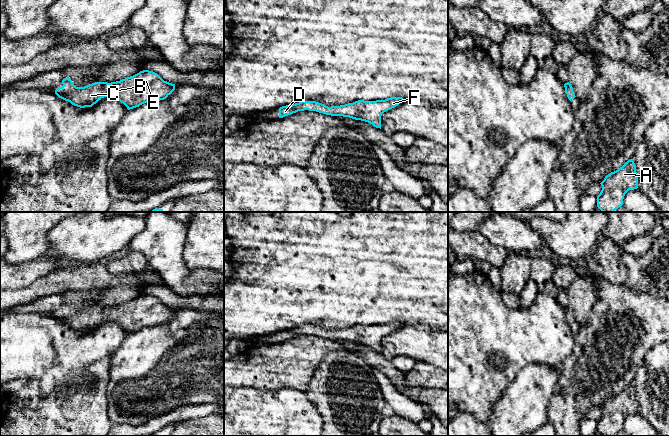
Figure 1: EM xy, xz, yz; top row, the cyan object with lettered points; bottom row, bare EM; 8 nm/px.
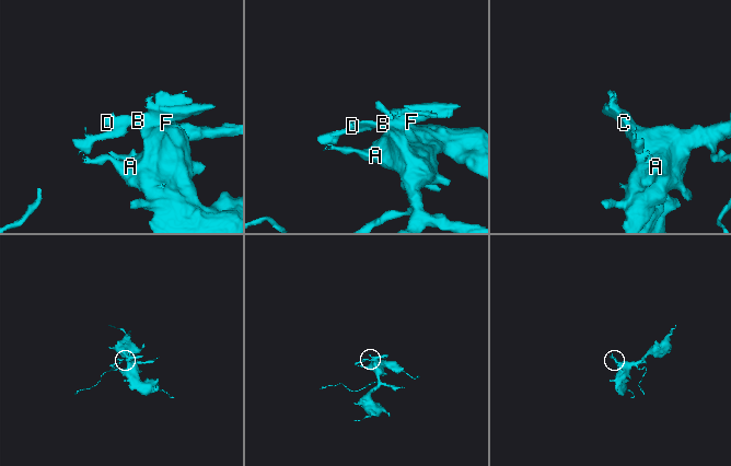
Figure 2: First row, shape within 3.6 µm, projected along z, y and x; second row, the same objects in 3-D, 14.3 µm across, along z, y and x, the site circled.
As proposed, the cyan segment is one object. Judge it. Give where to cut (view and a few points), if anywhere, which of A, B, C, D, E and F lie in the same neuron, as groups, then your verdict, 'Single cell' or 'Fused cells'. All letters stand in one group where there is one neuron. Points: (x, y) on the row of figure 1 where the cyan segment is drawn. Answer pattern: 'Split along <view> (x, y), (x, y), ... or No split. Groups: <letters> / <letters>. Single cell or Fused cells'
No split. Groups: A B C D E F. Single cell

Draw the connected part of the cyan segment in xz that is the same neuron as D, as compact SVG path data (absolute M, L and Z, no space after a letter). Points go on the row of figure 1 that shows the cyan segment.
M391 97L376 101L358 100L353 103L331 107L316 101L301 101L299 103L280 107L279 118L283 118L298 111L309 110L331 116L343 116L365 121L381 129L382 114L398 106L403 101L404 99L402 97Z

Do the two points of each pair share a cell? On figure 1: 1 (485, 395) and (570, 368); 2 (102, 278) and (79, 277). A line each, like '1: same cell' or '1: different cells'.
1: different cells
2: same cell

